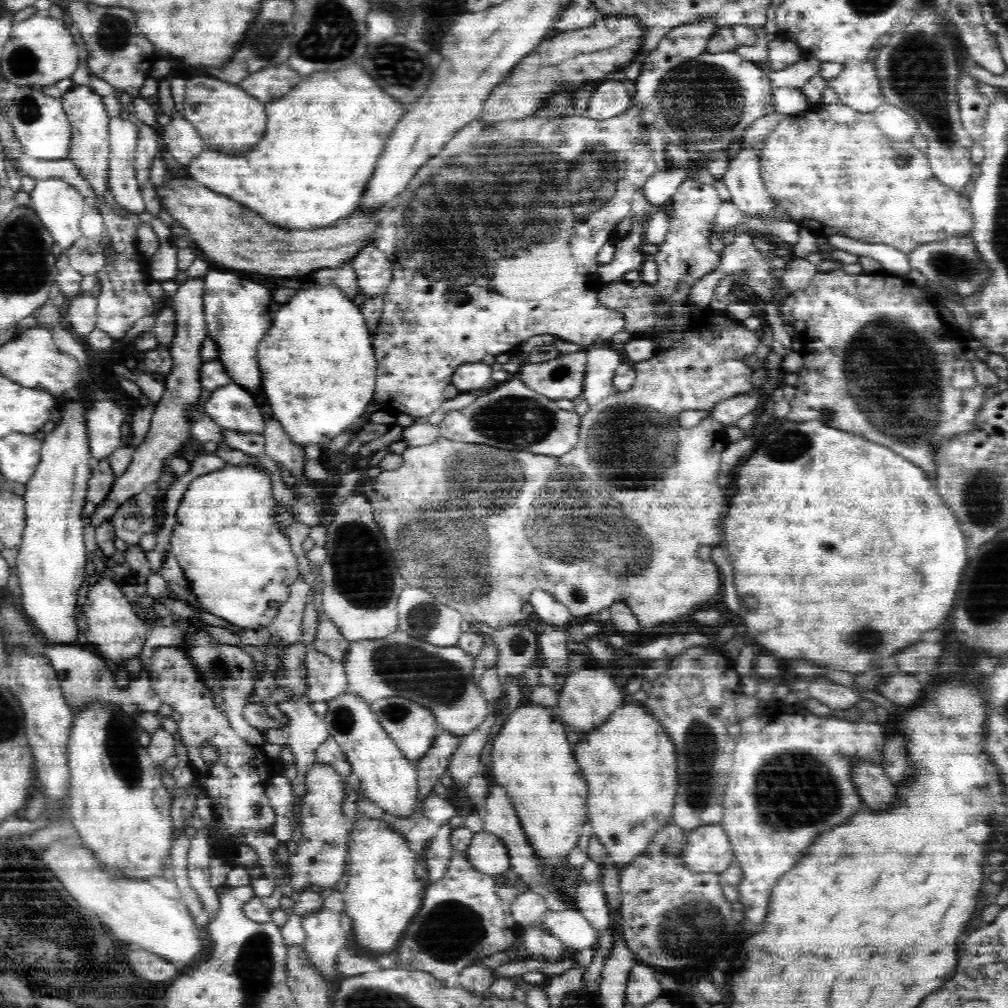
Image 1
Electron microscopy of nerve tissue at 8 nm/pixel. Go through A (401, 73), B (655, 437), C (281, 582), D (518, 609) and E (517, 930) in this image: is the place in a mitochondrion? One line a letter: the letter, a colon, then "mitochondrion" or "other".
A: mitochondrion
B: mitochondrion
C: other
D: other
E: other

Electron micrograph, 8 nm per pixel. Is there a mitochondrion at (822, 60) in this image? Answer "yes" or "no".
no

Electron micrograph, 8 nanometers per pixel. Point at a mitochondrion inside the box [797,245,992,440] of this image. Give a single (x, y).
(957, 265)

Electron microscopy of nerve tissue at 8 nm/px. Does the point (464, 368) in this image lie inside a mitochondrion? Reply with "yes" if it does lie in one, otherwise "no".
no

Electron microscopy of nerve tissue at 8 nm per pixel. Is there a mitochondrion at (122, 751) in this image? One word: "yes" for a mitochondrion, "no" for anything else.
yes

